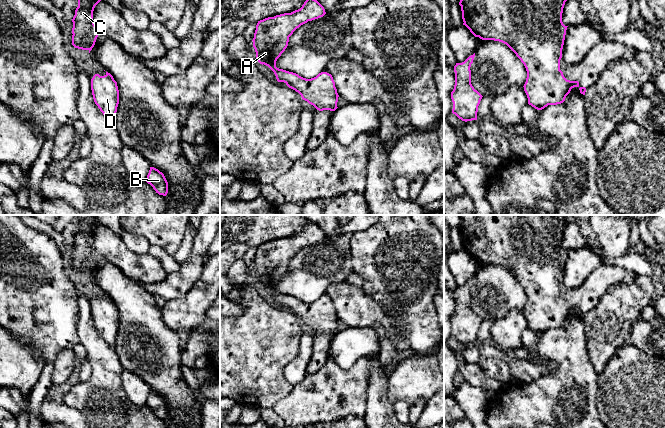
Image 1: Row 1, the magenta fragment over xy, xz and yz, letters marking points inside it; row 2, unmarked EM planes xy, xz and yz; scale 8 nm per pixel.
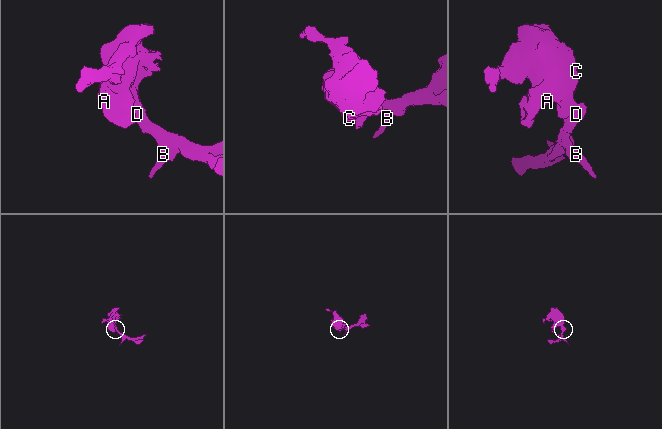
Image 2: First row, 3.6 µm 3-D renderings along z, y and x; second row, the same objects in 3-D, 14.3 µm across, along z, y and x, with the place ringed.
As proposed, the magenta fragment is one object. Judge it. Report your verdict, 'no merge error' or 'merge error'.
no merge error

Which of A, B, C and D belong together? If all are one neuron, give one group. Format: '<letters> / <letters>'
A B C D

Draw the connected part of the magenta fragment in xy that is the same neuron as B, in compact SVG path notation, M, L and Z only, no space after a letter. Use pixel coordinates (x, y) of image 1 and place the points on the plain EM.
M150 391L146 406L150 408L159 419L166 420L168 417L168 406L162 396Z

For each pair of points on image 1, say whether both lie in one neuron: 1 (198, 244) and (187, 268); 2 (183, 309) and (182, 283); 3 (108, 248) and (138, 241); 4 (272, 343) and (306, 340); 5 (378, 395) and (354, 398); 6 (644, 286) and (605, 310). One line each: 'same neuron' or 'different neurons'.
1: same neuron
2: different neurons
3: different neurons
4: different neurons
5: different neurons
6: same neuron

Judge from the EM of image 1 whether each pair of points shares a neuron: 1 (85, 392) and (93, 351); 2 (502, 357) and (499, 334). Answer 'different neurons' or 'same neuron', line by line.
1: same neuron
2: different neurons

